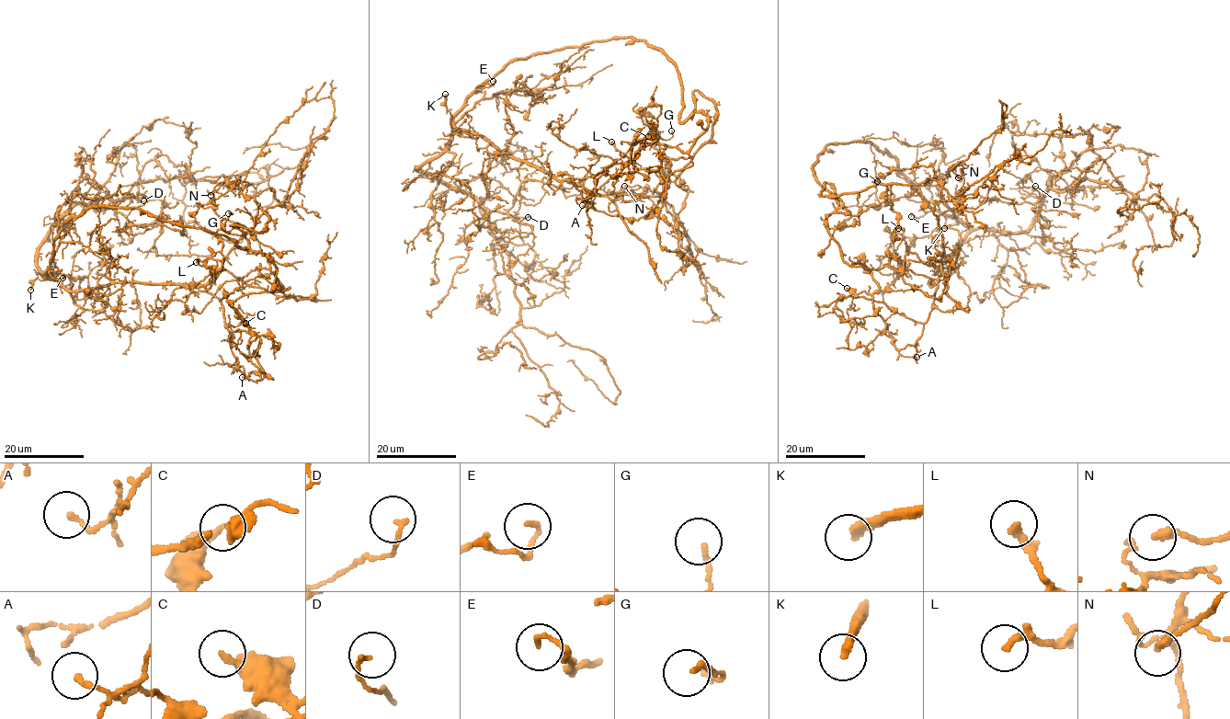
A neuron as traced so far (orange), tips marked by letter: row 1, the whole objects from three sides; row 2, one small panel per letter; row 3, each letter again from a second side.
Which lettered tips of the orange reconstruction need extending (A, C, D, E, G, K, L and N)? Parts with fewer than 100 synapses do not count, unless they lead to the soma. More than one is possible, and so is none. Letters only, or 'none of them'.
K

